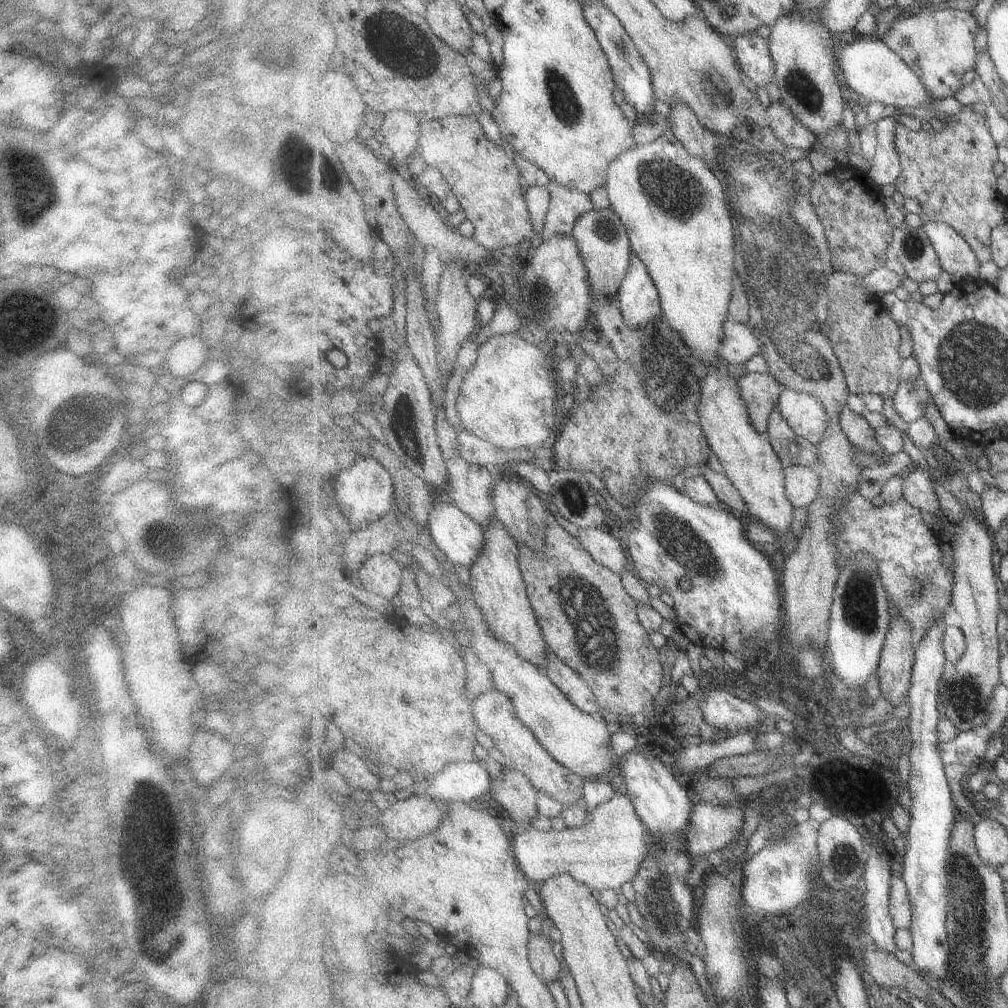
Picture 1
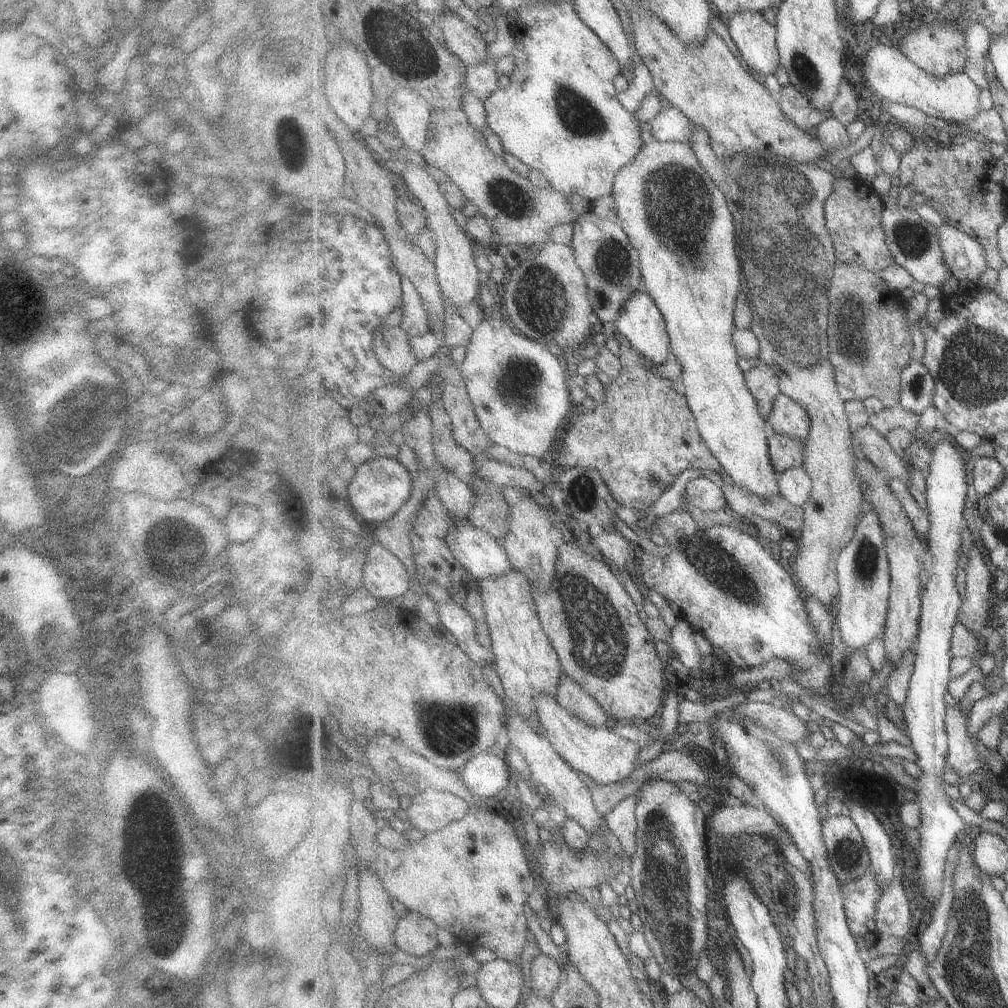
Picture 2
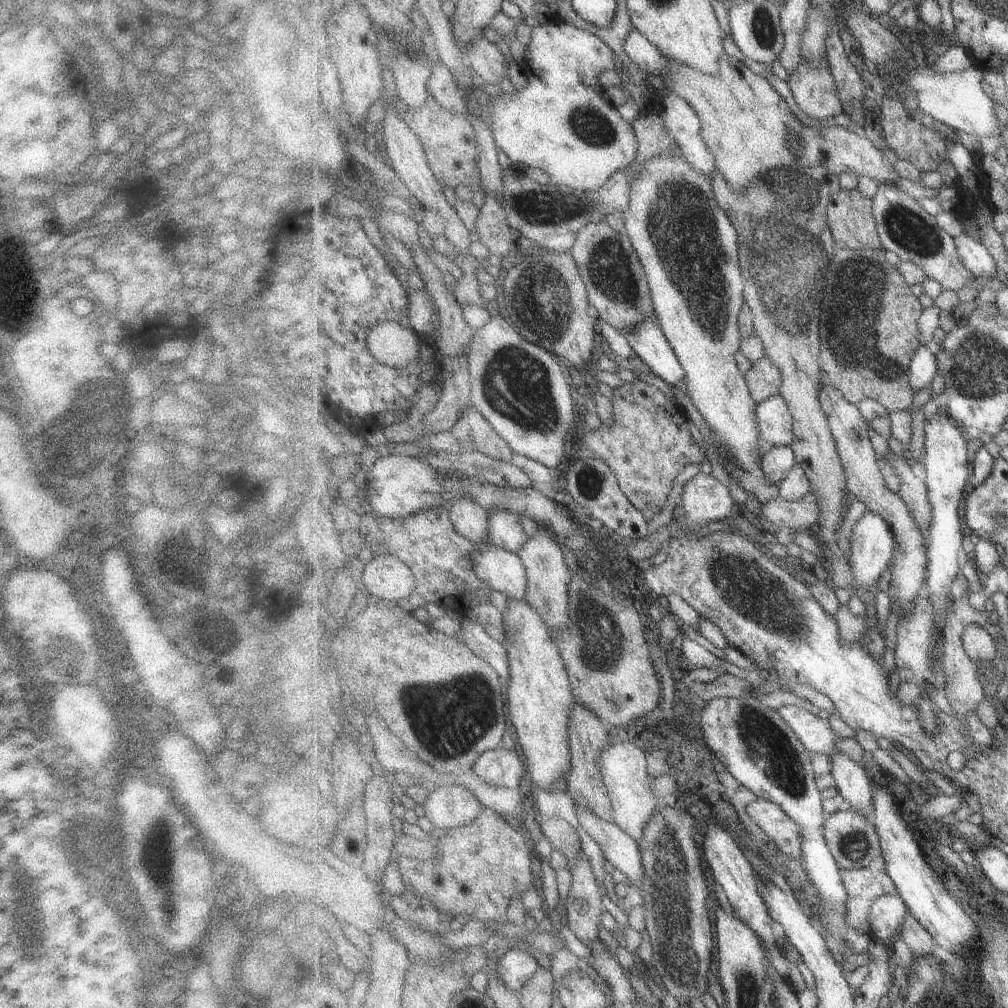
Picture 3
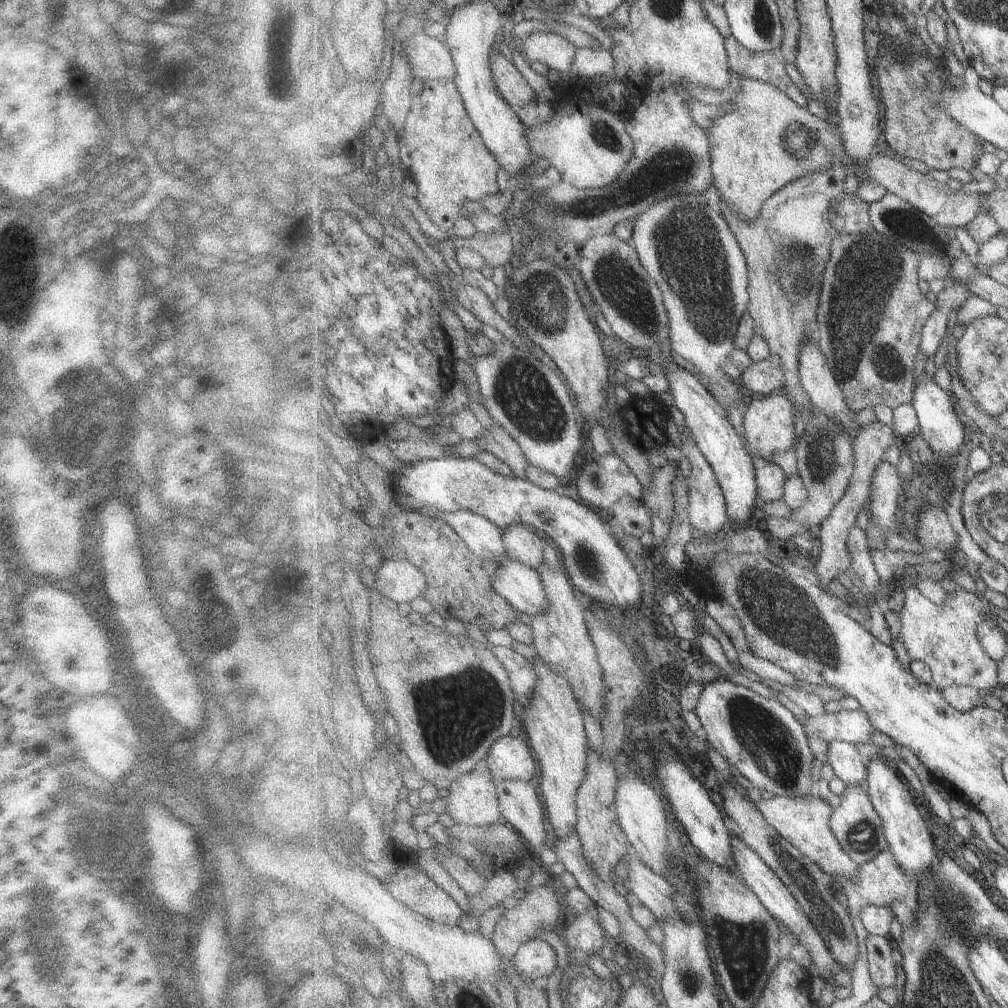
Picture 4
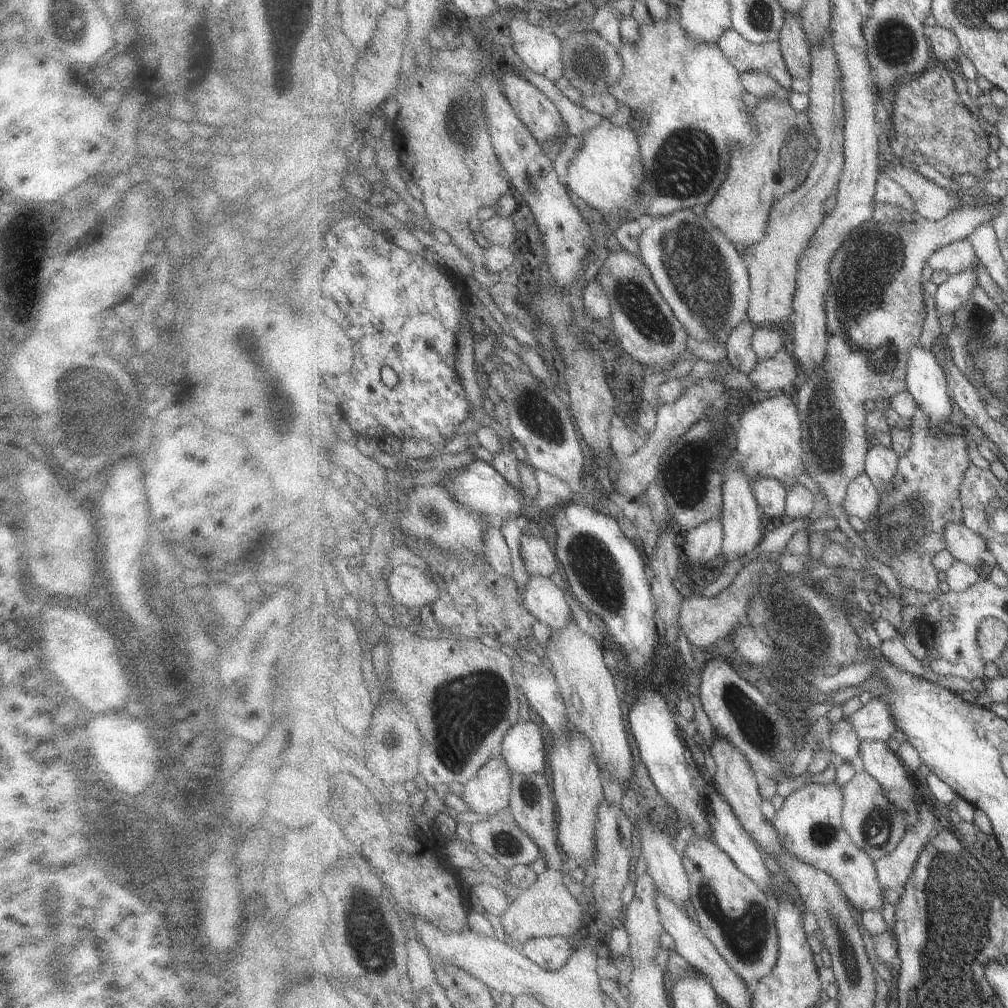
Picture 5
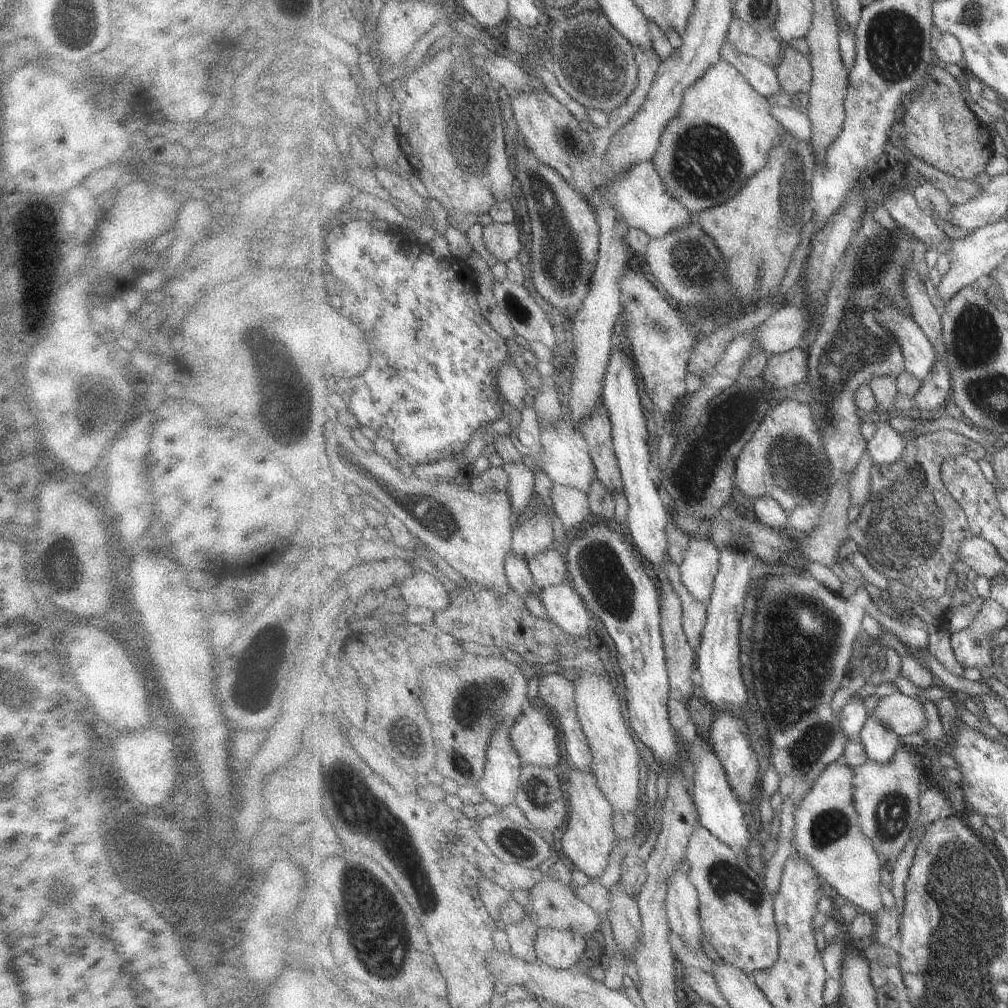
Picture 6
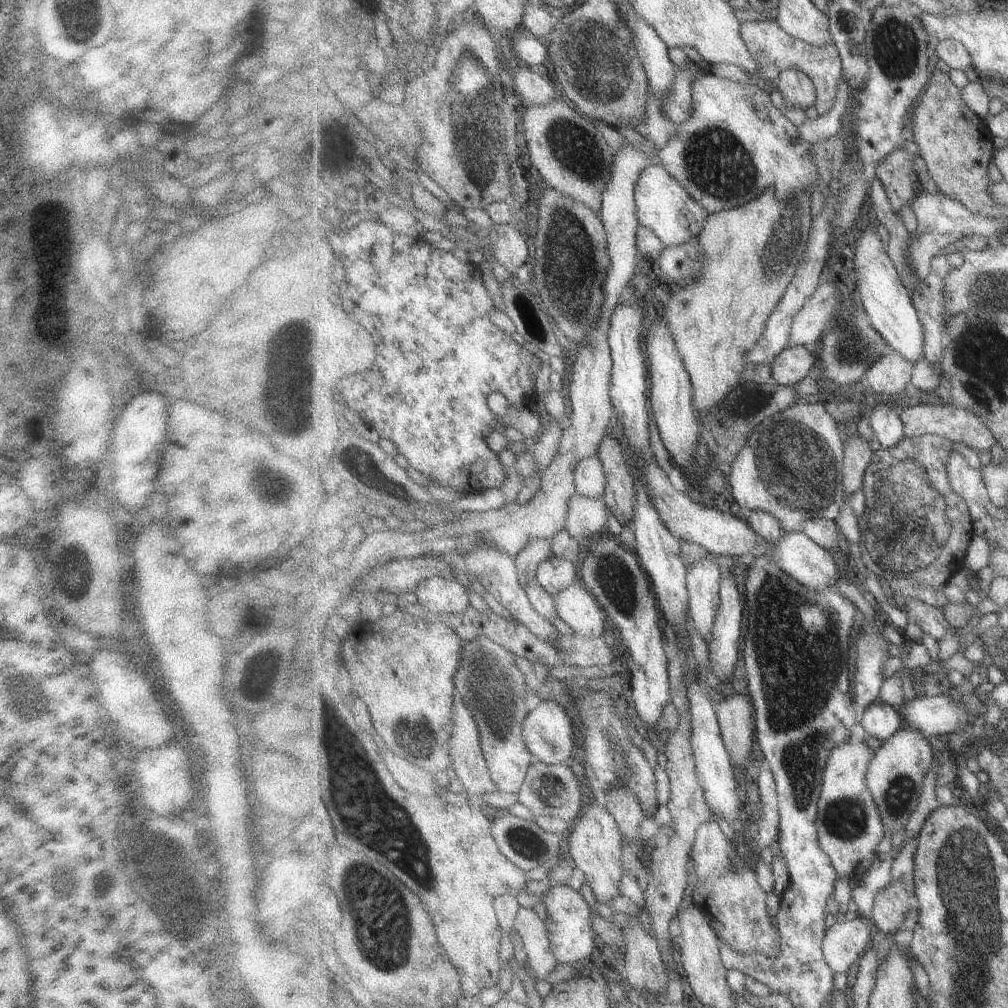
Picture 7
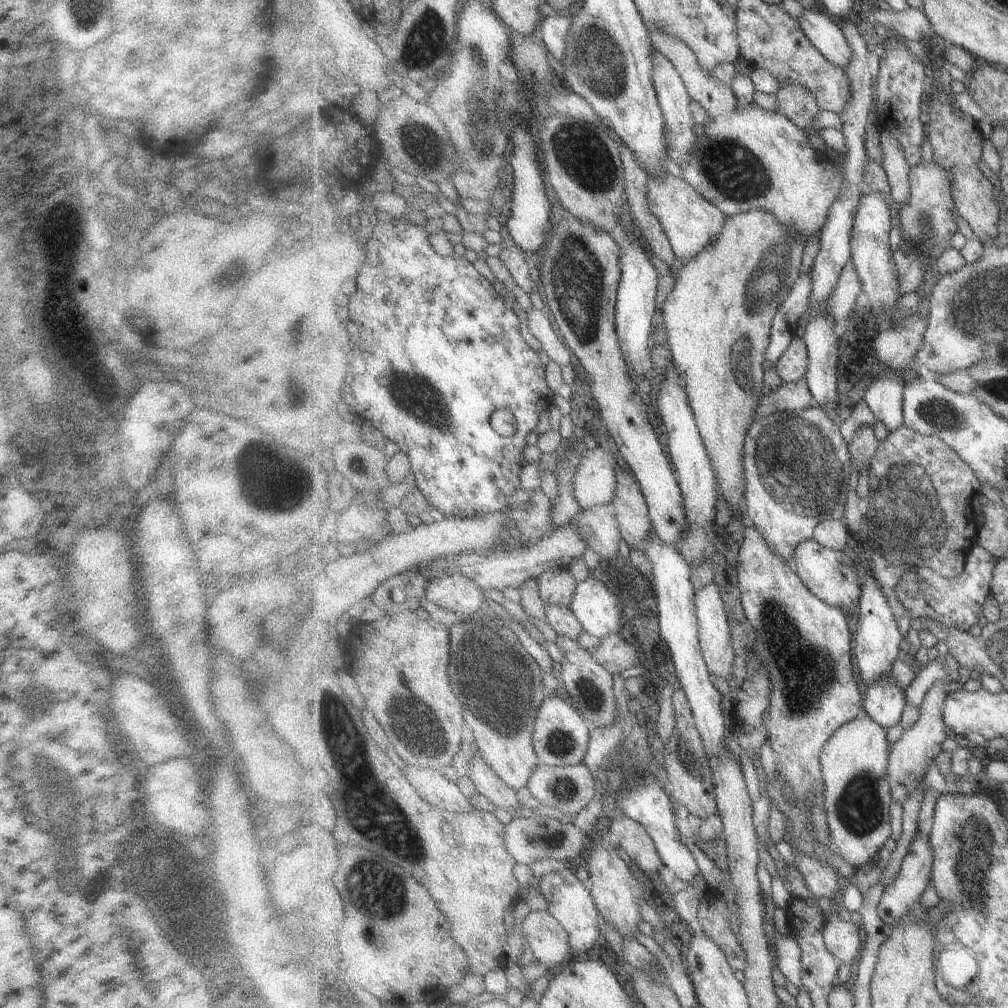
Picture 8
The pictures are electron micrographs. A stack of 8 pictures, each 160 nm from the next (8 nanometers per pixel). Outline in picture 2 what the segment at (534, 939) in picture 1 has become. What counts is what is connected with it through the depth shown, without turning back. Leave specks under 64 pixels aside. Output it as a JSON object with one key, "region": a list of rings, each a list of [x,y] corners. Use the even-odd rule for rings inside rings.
{"region":[[[539,952],[530,964],[530,986],[536,995],[549,999],[561,980],[562,966],[557,961]]]}

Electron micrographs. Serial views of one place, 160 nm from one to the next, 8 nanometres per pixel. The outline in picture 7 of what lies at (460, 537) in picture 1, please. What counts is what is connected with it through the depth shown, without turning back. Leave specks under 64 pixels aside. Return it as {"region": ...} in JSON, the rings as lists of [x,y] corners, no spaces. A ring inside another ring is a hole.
{"region":[[[582,582],[573,583],[554,596],[558,616],[573,632],[585,638],[601,637],[609,615]]]}

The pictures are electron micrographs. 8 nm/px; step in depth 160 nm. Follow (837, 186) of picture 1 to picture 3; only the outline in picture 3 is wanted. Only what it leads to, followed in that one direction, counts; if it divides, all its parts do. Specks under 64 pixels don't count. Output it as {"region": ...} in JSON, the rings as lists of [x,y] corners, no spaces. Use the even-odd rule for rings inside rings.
{"region":[[[842,188],[833,196],[828,206],[828,223],[832,226],[838,247],[855,250],[883,249],[872,206],[873,201],[861,194],[858,189],[848,191]]]}

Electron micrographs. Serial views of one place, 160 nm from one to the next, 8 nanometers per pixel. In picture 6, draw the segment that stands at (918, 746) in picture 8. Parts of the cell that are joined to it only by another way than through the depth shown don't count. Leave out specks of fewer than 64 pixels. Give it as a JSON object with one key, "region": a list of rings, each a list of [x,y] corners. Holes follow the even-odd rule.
{"region":[[[901,744],[889,762],[878,763],[867,759],[855,768],[854,805],[860,816],[862,833],[871,838],[877,852],[887,860],[895,859],[903,852],[916,826],[921,810],[919,782],[927,768],[926,759],[902,746],[905,745]]]}

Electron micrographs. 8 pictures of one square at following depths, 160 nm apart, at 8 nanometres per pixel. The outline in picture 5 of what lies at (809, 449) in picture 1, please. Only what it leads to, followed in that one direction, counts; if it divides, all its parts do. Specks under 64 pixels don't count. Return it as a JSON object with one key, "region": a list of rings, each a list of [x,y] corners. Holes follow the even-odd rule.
{"region":[[[771,476],[757,478],[752,480],[752,488],[761,512],[767,519],[775,523],[786,520],[788,487],[779,478],[771,478]]]}

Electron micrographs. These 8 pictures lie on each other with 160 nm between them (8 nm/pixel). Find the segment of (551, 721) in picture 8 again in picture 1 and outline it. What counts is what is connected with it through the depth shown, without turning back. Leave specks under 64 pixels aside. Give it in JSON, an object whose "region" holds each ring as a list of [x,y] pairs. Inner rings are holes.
{"region":[[[455,762],[445,766],[445,770],[437,776],[431,776],[425,784],[425,794],[438,801],[463,801],[477,804],[483,794],[491,792],[492,778],[487,766],[479,762]],[[475,800],[475,802],[471,802]]]}

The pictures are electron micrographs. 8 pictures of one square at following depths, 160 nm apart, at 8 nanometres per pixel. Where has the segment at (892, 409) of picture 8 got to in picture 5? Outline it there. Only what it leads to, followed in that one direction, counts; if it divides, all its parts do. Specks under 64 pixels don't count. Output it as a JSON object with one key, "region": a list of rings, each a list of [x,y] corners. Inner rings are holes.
{"region":[[[875,443],[874,447],[868,451],[865,473],[873,480],[881,496],[889,496],[889,484],[895,482],[899,465],[900,458],[893,448],[885,448]]]}

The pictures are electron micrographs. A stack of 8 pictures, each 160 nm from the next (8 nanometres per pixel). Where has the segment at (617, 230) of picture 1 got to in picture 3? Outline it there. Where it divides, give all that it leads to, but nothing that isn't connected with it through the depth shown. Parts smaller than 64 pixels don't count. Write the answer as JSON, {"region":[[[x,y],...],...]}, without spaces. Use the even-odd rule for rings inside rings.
{"region":[[[605,221],[589,223],[579,231],[575,244],[569,252],[580,268],[581,278],[585,279],[585,284],[589,287],[589,298],[594,308],[598,311],[600,322],[609,323],[620,331],[633,331],[647,317],[657,318],[656,307],[650,293],[650,284],[648,283],[644,266],[630,236],[625,230],[616,231]]]}

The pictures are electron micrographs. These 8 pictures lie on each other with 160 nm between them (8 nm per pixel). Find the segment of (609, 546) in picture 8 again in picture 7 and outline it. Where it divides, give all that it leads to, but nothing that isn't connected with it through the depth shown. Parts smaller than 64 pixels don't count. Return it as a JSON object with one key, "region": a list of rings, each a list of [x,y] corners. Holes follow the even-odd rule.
{"region":[[[579,493],[569,501],[566,529],[579,544],[585,545],[593,537],[609,532],[610,512],[601,499],[581,496]]]}

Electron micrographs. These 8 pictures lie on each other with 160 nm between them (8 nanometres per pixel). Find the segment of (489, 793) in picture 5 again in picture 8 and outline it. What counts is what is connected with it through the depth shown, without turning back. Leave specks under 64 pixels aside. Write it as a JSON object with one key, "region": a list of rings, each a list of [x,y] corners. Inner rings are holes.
{"region":[[[494,615],[459,620],[448,629],[451,688],[463,706],[465,723],[472,729],[484,761],[517,791],[528,785],[531,774],[541,763],[534,746],[534,730],[538,710],[549,694],[544,684],[544,672],[525,650],[517,634]],[[467,698],[479,698],[479,702],[475,704]]]}

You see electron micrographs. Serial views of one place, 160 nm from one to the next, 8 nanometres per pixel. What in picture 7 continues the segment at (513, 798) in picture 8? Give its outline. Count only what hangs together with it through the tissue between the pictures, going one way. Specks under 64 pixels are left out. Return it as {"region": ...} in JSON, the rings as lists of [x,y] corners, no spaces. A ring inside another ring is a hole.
{"region":[[[454,700],[454,715],[452,726],[452,738],[450,739],[450,757],[453,758],[453,767],[459,774],[458,778],[463,780],[464,790],[467,791],[472,799],[477,800],[482,794],[494,793],[498,786],[492,779],[492,774],[488,769],[488,762],[484,757],[481,746],[481,735],[473,714],[469,712],[467,706],[461,704],[459,700]]]}

